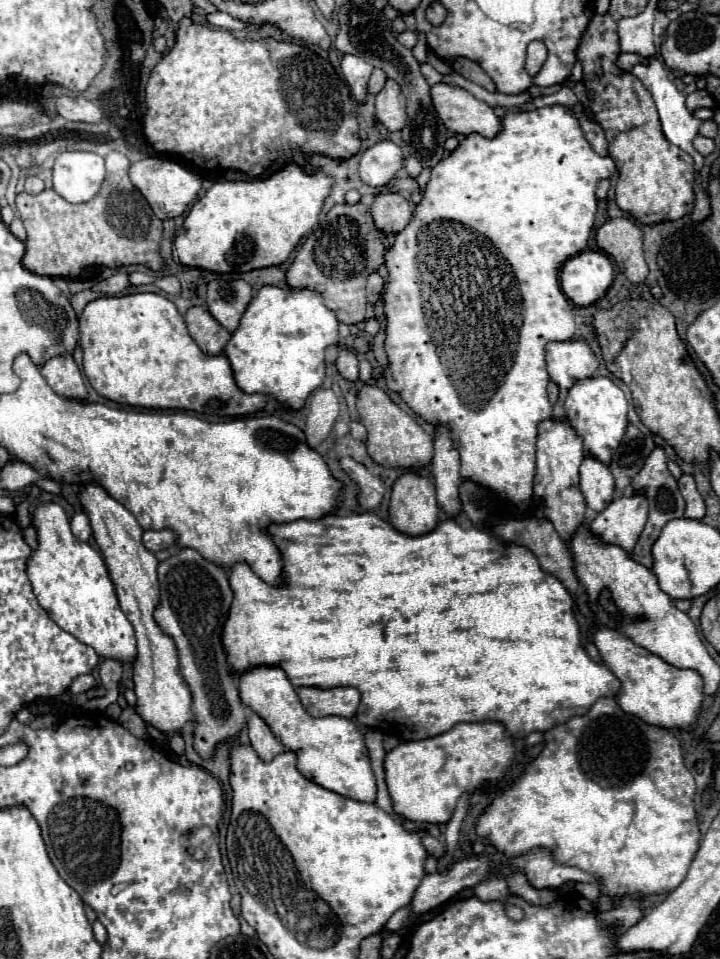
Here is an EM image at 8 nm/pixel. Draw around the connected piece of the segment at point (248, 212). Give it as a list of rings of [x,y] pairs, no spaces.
[[[288,165],[282,171],[254,181],[218,181],[188,211],[182,229],[174,239],[172,259],[184,267],[196,267],[212,273],[248,273],[272,265],[282,265],[298,241],[318,225],[324,199],[332,181],[324,173],[306,175],[300,167]]]

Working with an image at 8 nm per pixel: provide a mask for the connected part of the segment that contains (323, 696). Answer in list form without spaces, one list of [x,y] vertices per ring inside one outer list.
[[[302,687],[298,689],[298,697],[302,697],[302,705],[312,717],[328,717],[338,715],[352,719],[360,705],[360,691],[354,687],[336,687],[336,689],[316,689]]]

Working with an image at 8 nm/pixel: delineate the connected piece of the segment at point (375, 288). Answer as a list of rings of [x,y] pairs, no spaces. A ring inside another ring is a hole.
[[[372,273],[372,275],[368,277],[368,285],[366,285],[368,301],[370,301],[370,303],[376,303],[376,301],[380,299],[380,295],[382,295],[382,289],[384,289],[382,277],[380,277],[378,273]]]

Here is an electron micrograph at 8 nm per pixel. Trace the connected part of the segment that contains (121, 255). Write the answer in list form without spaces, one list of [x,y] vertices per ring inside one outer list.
[[[106,163],[106,171],[106,181],[98,197],[88,203],[72,205],[54,189],[44,189],[38,195],[18,193],[16,207],[28,231],[22,265],[28,271],[46,277],[76,279],[88,267],[146,265],[154,271],[162,267],[162,257],[158,255],[162,221],[130,183],[126,163]]]

